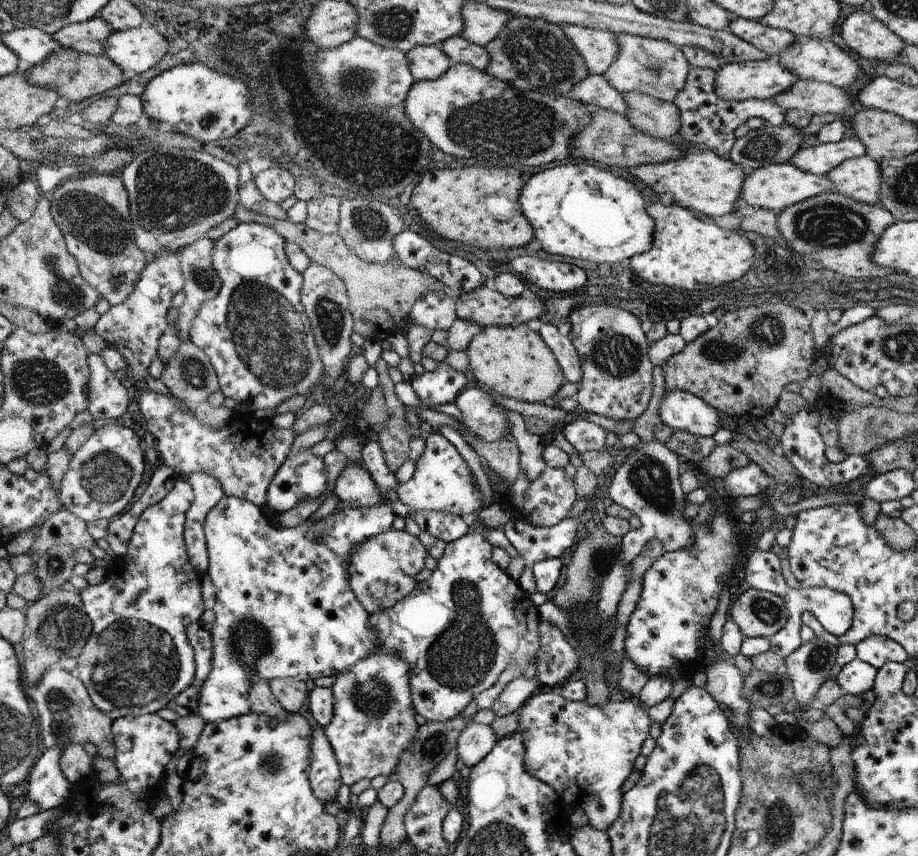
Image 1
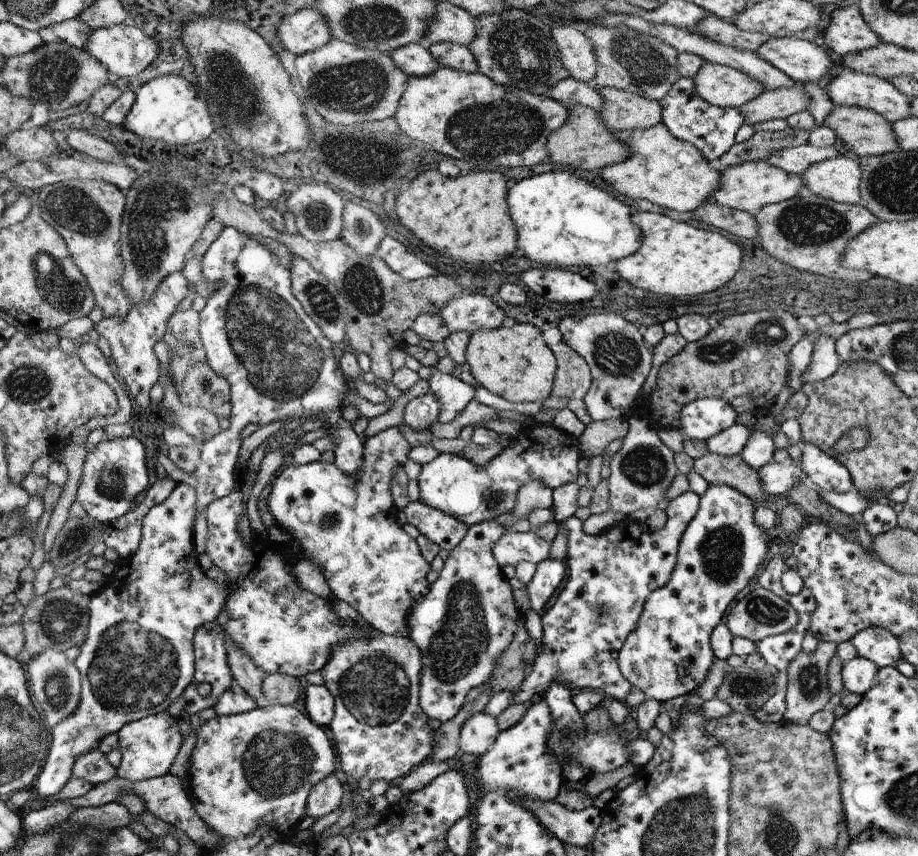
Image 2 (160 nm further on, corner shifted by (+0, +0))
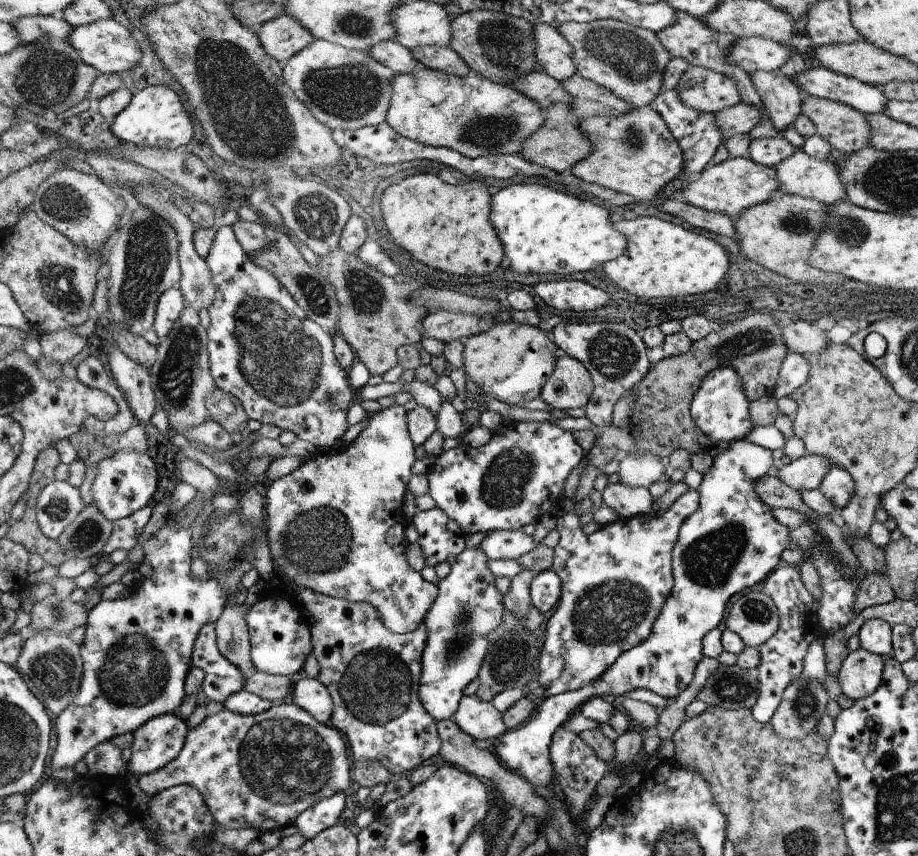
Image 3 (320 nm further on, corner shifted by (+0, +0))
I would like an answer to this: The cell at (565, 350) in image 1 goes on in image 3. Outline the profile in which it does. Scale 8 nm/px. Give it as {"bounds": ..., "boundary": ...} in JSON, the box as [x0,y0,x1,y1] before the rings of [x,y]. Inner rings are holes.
{"bounds":[540,356,593,409],"boundary":[[[564,356],[557,358],[554,371],[547,384],[544,384],[540,396],[554,409],[584,409],[593,389],[586,366],[570,356]]]}

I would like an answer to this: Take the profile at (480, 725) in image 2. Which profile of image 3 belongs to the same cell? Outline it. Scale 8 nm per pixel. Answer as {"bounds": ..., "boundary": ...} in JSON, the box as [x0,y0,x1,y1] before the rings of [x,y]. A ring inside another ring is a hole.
{"bounds":[453,695,508,740],"boundary":[[[476,695],[463,696],[453,720],[472,740],[497,740],[508,730],[503,714],[491,702],[484,702]]]}

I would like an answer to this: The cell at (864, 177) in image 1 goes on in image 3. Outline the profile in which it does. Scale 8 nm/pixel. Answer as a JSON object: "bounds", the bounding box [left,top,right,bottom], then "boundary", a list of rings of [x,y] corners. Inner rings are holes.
{"bounds":[774,150,847,205],"boundary":[[[796,150],[794,154],[781,160],[774,169],[779,190],[784,194],[814,199],[823,202],[825,205],[847,198],[845,186],[839,177],[840,169],[834,162],[813,159],[803,150]]]}

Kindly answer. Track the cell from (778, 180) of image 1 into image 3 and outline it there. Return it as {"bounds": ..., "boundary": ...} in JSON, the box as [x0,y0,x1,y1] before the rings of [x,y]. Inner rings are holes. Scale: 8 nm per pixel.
{"bounds":[677,158,778,218],"boundary":[[[729,158],[715,166],[709,165],[695,180],[688,183],[677,196],[684,202],[704,208],[704,210],[728,214],[736,218],[742,211],[751,206],[766,202],[774,190],[778,190],[774,167],[767,167],[750,158]]]}

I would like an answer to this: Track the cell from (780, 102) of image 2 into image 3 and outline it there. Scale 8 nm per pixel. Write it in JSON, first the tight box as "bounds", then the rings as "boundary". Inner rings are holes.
{"bounds":[714,103,766,140],"boundary":[[[744,103],[719,110],[714,114],[717,128],[724,140],[736,136],[736,134],[750,133],[761,119],[761,114],[766,113]]]}

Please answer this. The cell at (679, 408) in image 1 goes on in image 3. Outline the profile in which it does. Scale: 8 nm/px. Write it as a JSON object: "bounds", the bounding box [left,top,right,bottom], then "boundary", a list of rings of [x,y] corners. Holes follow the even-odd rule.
{"bounds":[690,368,756,442],"boundary":[[[718,368],[710,372],[700,384],[691,403],[690,414],[694,424],[715,442],[734,442],[744,439],[756,426],[751,421],[751,411],[741,376],[732,368]]]}

